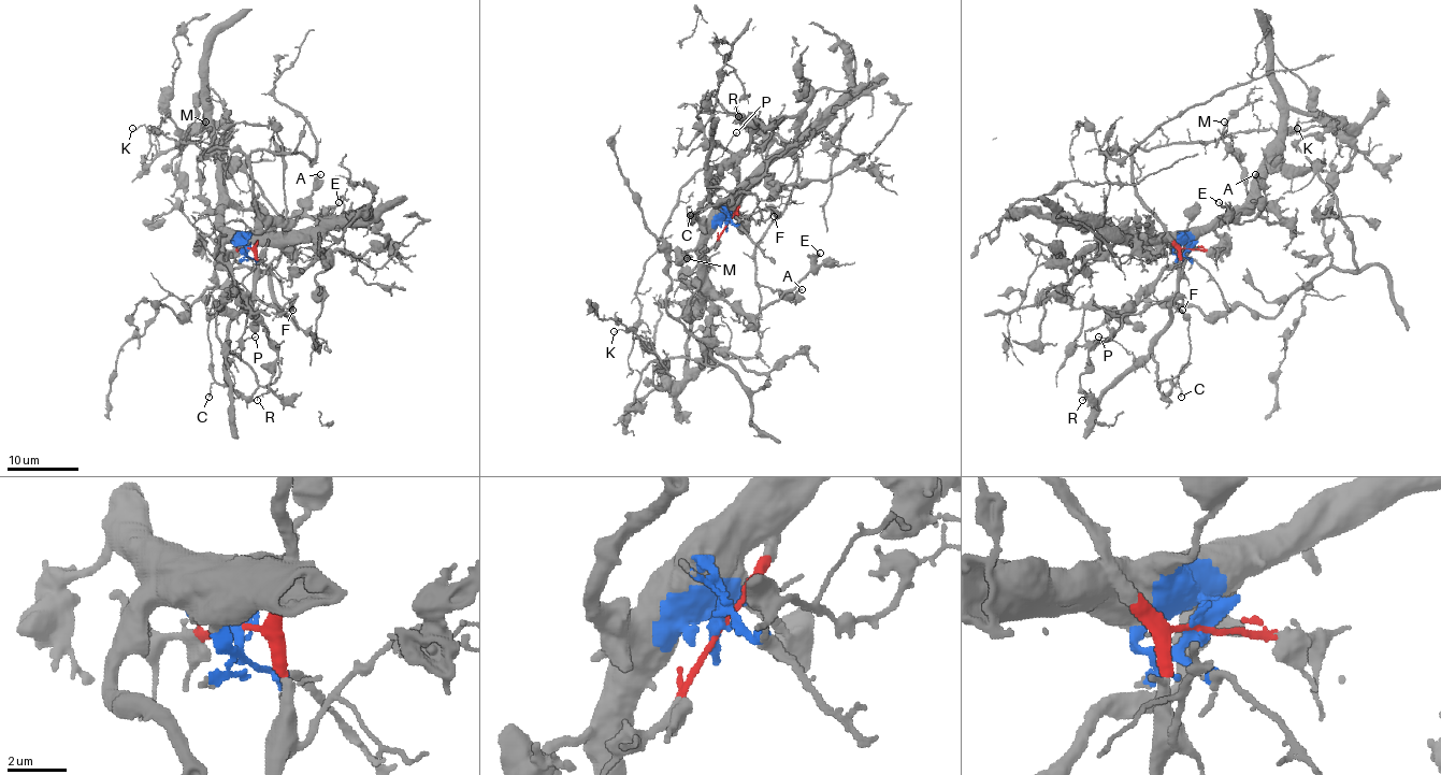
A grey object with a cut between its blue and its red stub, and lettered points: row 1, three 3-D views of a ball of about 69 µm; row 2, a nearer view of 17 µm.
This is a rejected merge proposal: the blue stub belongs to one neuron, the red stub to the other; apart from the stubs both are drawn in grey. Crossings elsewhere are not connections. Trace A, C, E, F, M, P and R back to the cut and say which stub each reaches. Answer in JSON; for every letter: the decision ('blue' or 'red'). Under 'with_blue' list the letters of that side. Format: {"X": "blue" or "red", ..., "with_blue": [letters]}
{"A": "blue", "C": "red", "E": "blue", "F": "red", "M": "blue", "P": "red", "R": "blue", "with_blue": ["A", "E", "M", "R"]}

